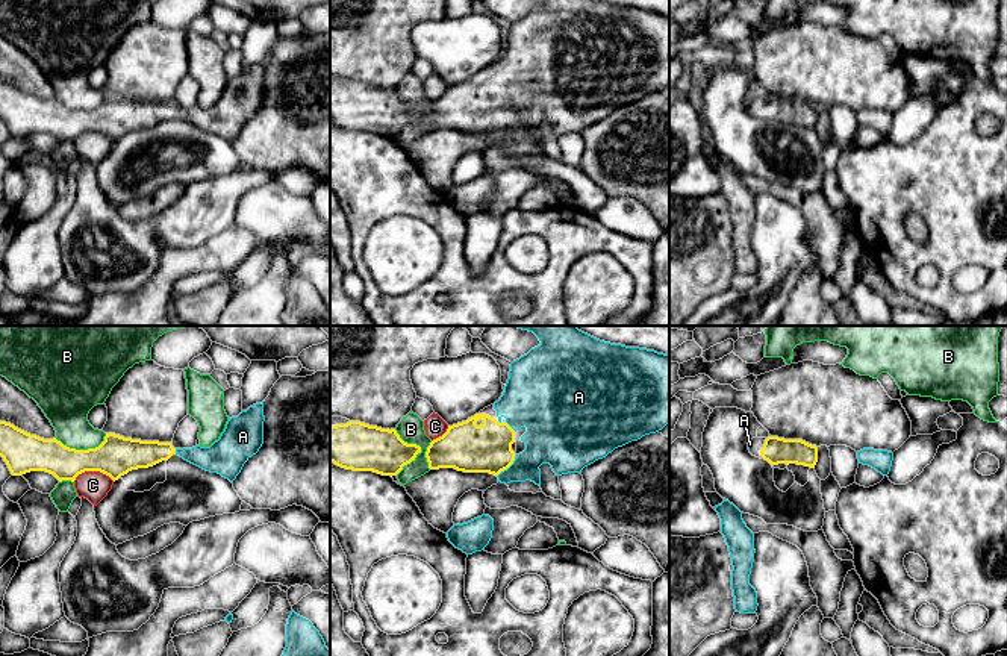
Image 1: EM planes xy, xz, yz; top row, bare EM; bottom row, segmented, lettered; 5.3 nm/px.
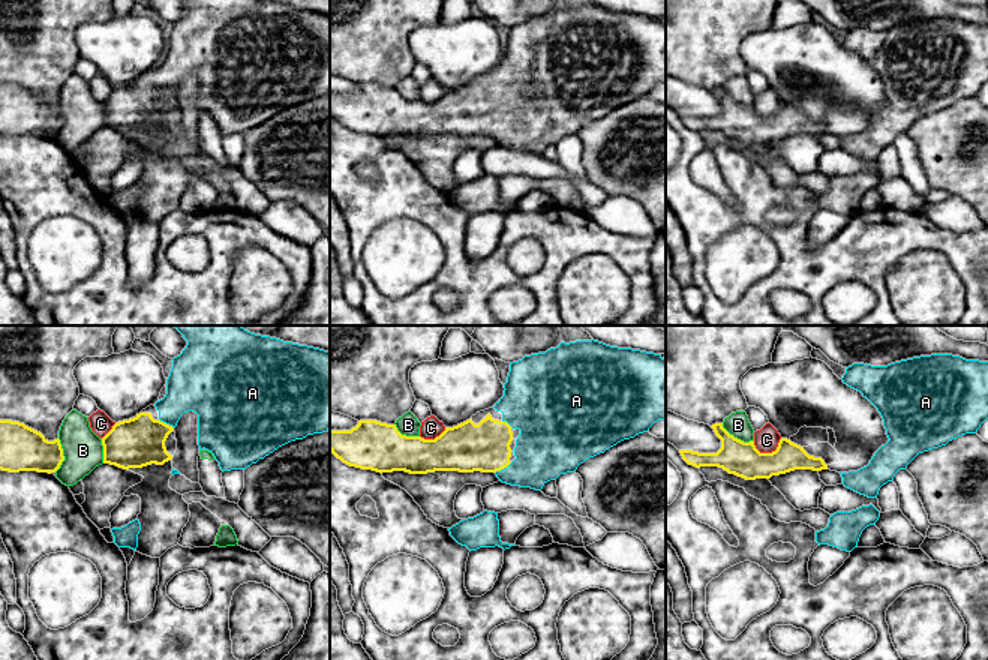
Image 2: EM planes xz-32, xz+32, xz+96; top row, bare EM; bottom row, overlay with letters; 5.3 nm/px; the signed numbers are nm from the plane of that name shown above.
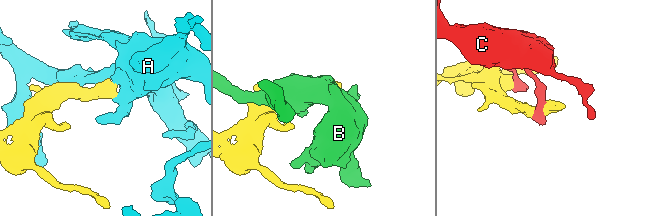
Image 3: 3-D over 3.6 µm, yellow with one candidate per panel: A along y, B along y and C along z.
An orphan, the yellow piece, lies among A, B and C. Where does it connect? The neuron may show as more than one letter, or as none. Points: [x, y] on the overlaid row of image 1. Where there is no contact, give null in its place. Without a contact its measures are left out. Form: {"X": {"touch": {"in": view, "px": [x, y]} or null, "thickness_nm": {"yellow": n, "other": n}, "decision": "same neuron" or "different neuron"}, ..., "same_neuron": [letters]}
{"A": {"touch": {"in": "xz", "px": [508, 467]}, "thickness_nm": {"yellow": 260, "other": 240}, "decision": "same neuron"}, "B": {"touch": {"in": "xz", "px": [420, 449]}, "thickness_nm": {"yellow": 240, "other": 140}, "decision": "different neuron"}, "C": {"touch": {"in": "xy", "px": [94, 470]}, "thickness_nm": {"yellow": 220, "other": 160}, "decision": "different neuron"}, "same_neuron": ["A"]}

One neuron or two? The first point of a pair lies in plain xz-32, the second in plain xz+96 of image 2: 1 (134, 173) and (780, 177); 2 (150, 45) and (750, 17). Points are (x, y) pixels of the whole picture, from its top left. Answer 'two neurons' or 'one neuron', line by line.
1: two neurons
2: two neurons

